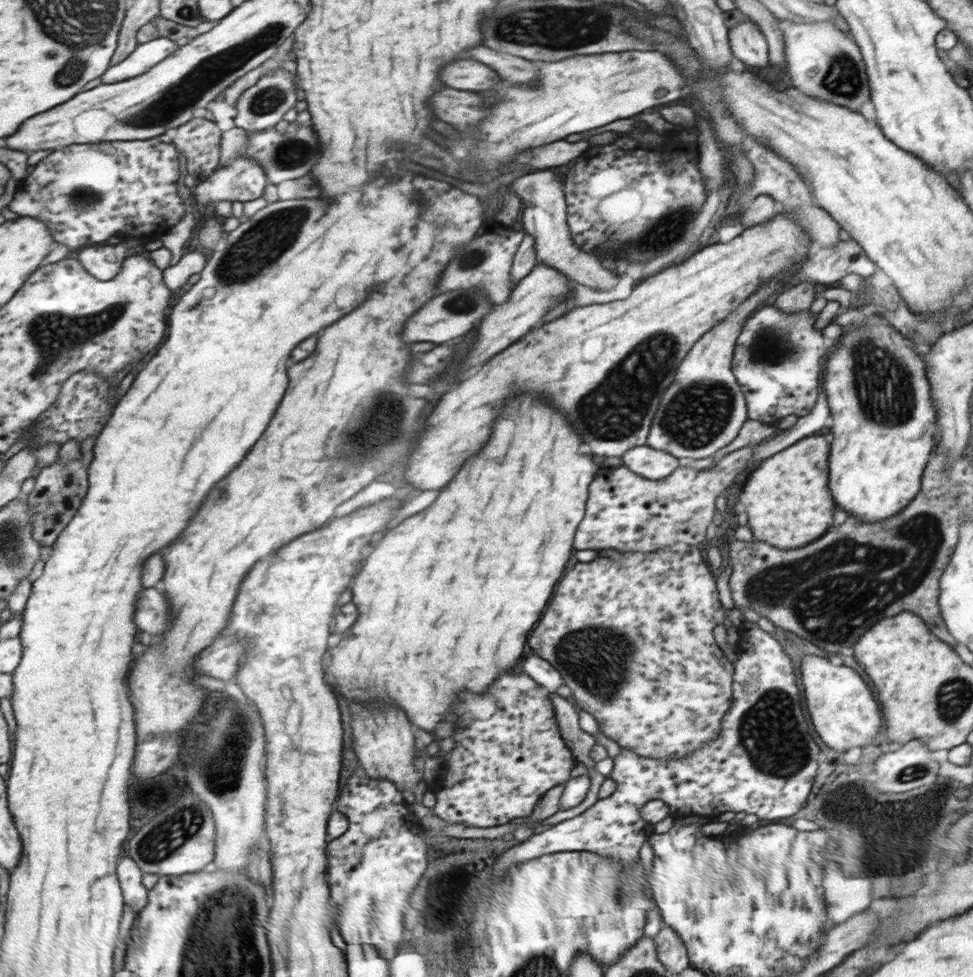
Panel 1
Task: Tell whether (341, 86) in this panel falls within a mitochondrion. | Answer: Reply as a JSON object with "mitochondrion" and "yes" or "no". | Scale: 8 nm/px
{"mitochondrion":"no"}

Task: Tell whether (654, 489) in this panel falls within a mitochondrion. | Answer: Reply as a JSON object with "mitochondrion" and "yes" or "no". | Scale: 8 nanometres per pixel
{"mitochondrion":"no"}

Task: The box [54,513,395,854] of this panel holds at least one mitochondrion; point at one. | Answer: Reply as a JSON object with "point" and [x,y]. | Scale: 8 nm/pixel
{"point":[227,747]}

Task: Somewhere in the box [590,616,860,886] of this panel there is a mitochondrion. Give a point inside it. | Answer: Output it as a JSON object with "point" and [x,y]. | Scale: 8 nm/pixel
{"point":[770,728]}

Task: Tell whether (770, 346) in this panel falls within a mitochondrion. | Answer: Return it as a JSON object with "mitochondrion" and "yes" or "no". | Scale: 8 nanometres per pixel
{"mitochondrion":"yes"}

